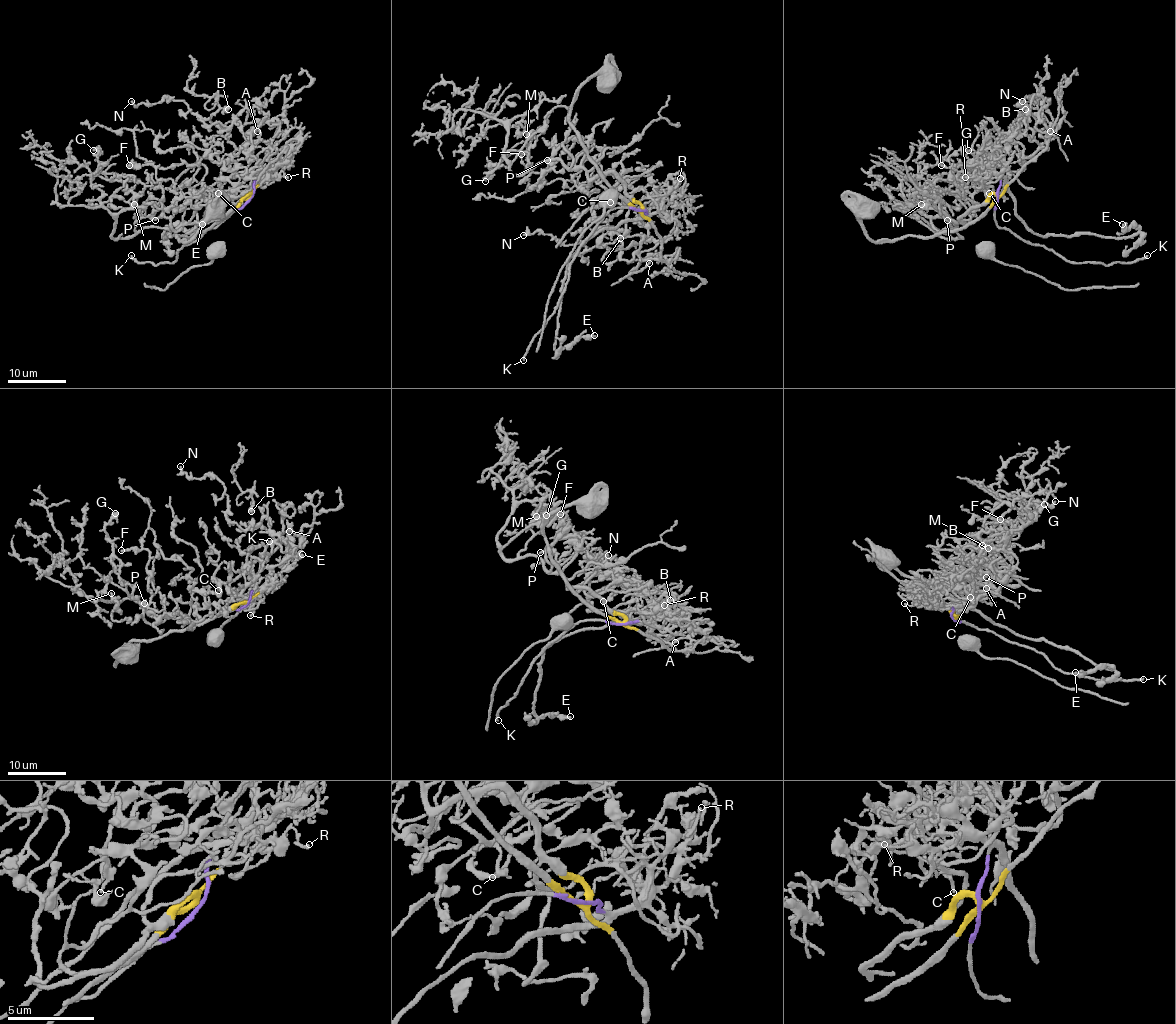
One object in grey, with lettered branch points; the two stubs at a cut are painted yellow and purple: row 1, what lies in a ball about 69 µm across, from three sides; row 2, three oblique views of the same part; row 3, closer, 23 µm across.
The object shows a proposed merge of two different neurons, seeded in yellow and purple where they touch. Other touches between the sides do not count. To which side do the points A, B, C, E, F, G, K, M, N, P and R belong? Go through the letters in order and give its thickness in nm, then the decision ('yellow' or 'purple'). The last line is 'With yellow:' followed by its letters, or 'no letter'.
A: 150 nm | yellow
B: 300 nm | yellow
C: 140 nm | yellow
E: 220 nm | purple
F: 180 nm | yellow
G: 190 nm | yellow
K: 170 nm | purple
M: 260 nm | yellow
N: 180 nm | yellow
P: 120 nm | yellow
R: 120 nm | purple
With yellow: A, B, C, F, G, M, N, P

